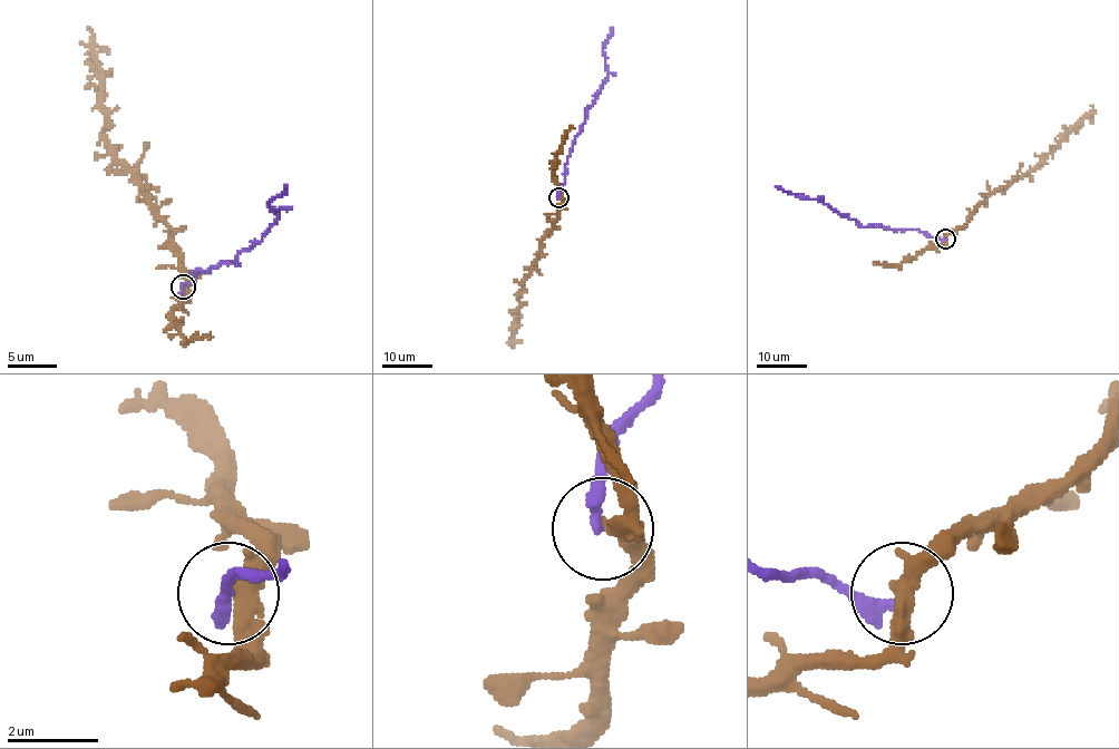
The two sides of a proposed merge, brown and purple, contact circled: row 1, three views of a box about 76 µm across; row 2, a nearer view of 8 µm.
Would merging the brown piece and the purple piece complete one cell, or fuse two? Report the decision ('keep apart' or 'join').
keep apart

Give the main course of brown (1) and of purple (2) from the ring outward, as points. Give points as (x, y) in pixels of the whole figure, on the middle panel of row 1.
1: (558, 197), (562, 203), (554, 227), (539, 243), (537, 260), (518, 295), (514, 343), (509, 343)
2: (558, 197), (574, 136), (606, 78), (603, 46), (612, 27)

